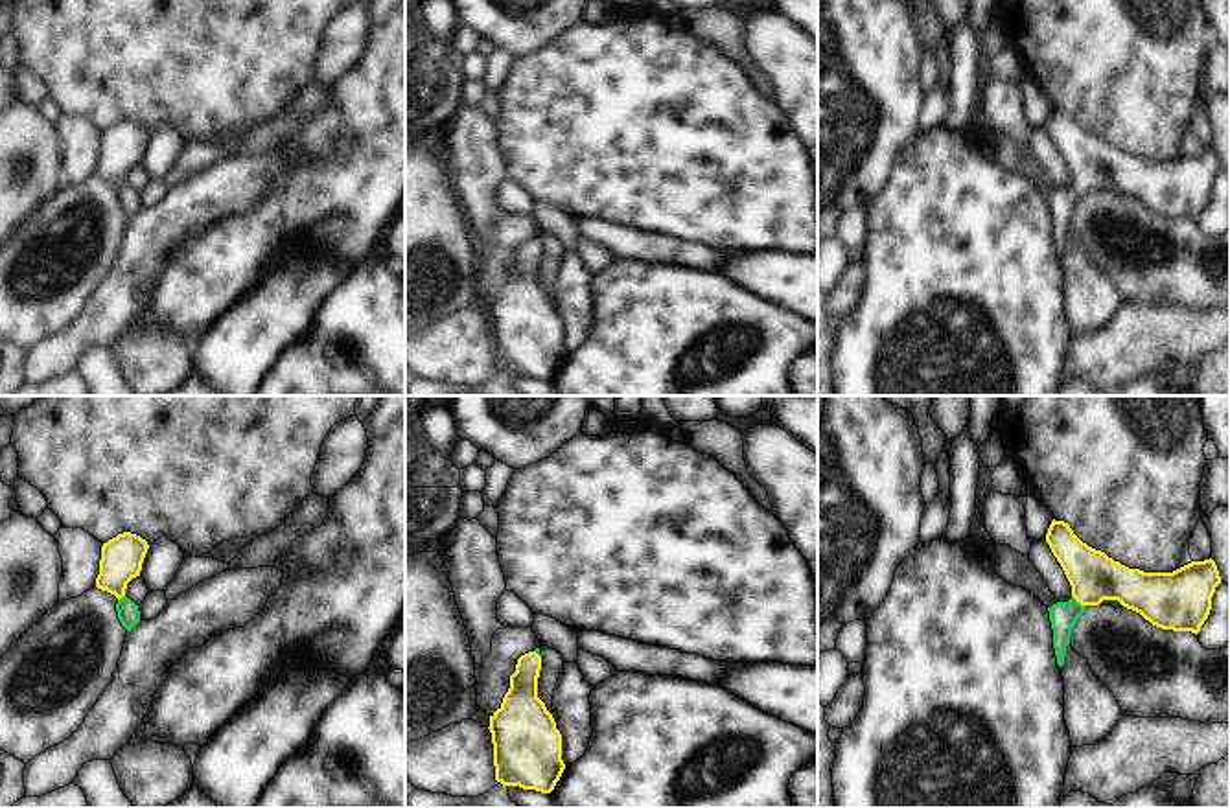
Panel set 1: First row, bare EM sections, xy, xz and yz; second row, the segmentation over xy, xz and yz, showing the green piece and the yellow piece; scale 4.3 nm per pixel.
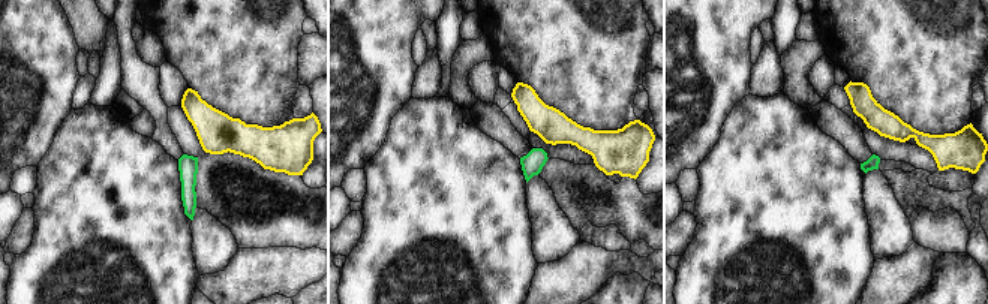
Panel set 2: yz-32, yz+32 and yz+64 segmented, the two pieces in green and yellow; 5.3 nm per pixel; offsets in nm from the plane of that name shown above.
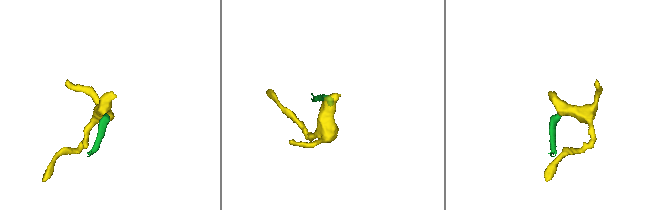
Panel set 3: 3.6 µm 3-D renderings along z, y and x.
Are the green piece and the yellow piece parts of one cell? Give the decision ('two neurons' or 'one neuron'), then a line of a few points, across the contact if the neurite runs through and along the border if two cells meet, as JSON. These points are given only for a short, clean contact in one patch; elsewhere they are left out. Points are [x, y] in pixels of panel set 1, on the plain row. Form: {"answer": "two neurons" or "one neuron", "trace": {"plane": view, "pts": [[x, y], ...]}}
{"answer": "one neuron", "trace": {"plane": "yz", "pts": [[1063, 203], [1078, 190], [1094, 164]]}}

